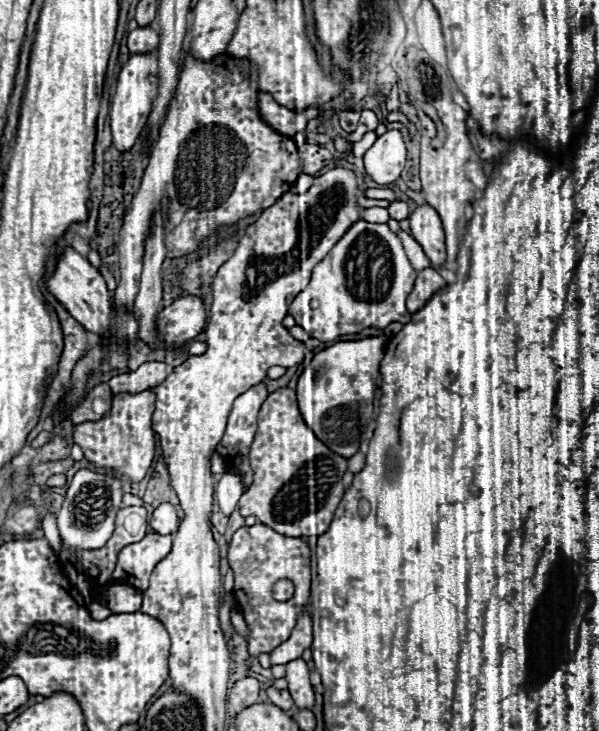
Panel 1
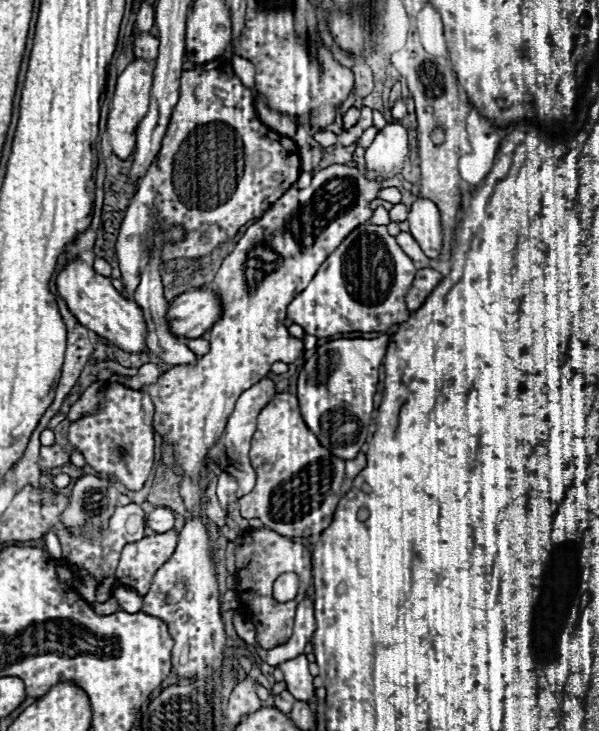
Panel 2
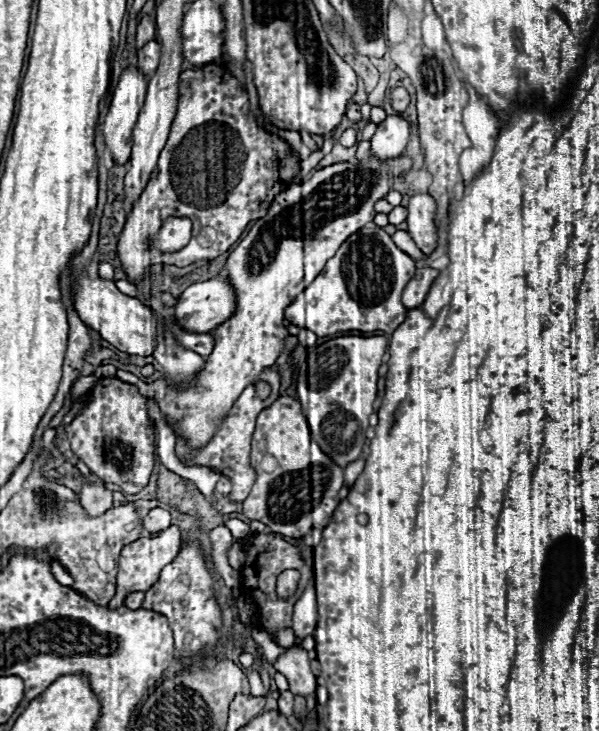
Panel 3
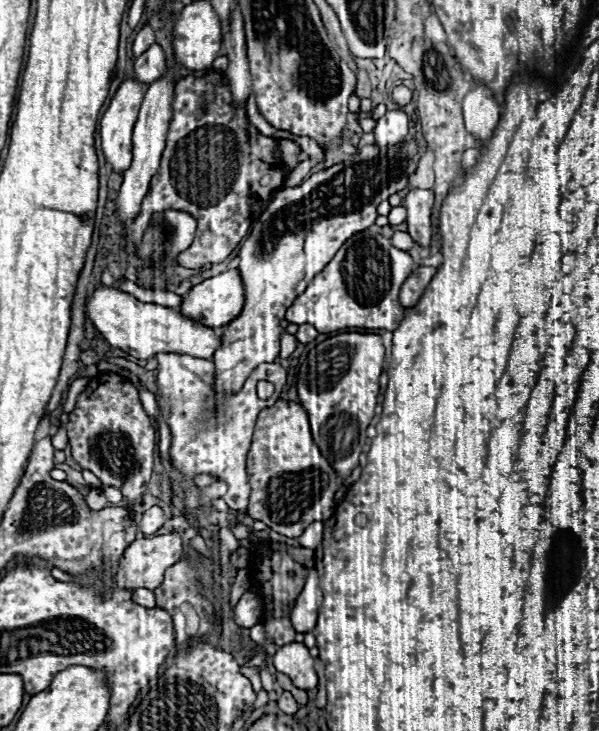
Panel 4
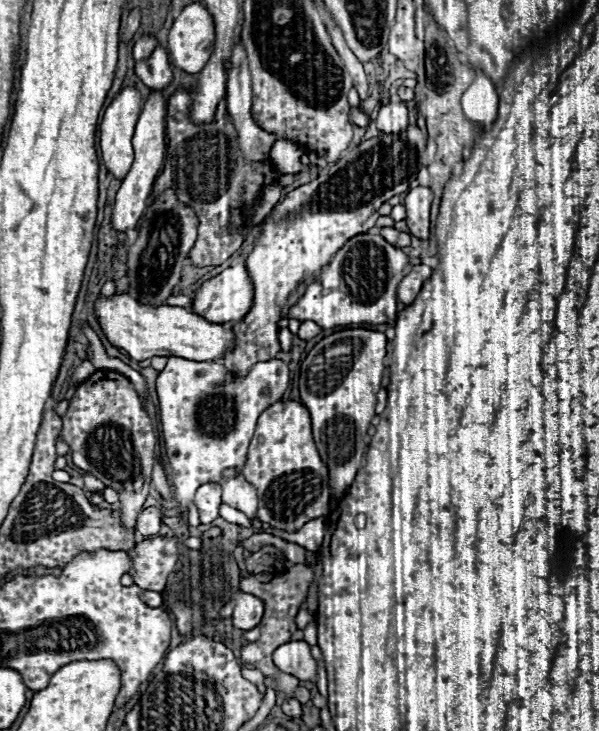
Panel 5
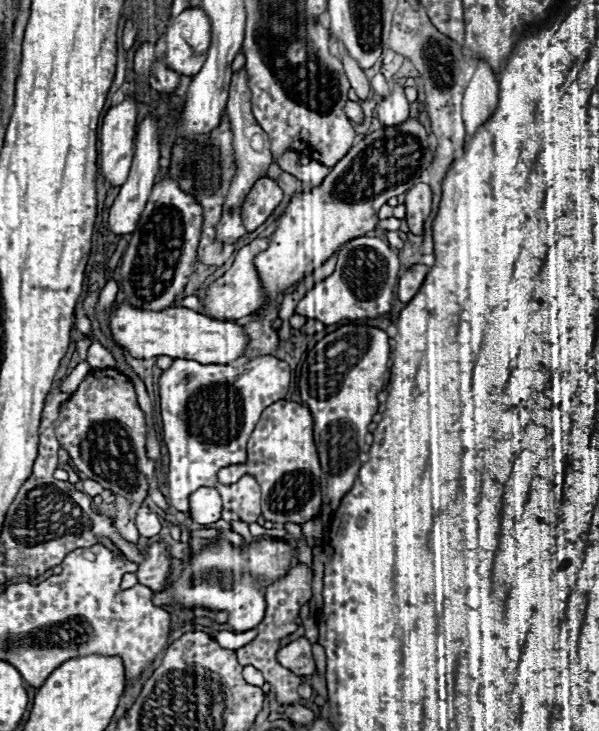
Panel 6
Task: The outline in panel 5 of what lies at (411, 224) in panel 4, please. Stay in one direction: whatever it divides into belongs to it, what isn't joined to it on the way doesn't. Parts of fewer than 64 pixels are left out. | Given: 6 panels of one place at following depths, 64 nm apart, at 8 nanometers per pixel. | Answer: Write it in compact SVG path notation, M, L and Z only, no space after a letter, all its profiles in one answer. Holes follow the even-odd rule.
M416 186L412 188L406 198L404 198L404 206L406 206L406 222L410 228L410 234L416 238L426 240L430 234L422 234L422 228L428 226L430 222L430 202L432 202L432 192L428 186Z

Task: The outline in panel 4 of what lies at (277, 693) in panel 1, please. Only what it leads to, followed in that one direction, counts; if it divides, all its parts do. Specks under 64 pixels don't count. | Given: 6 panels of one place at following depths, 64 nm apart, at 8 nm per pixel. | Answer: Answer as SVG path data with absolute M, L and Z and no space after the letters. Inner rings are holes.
M284 692L284 694L278 698L278 706L280 706L280 710L286 712L286 714L296 714L296 712L298 712L298 704L296 704L296 700L292 698L290 692Z

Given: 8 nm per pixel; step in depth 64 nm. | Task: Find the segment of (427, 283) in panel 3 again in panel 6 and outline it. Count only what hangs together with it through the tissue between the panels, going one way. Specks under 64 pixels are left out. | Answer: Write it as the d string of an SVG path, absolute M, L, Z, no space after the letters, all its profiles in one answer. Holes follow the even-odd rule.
M414 264L414 266L410 266L410 268L400 276L398 286L396 286L396 296L398 296L400 302L410 302L410 300L416 296L416 292L420 290L420 286L422 286L422 282L424 282L428 270L430 270L430 268L424 266L424 264Z

